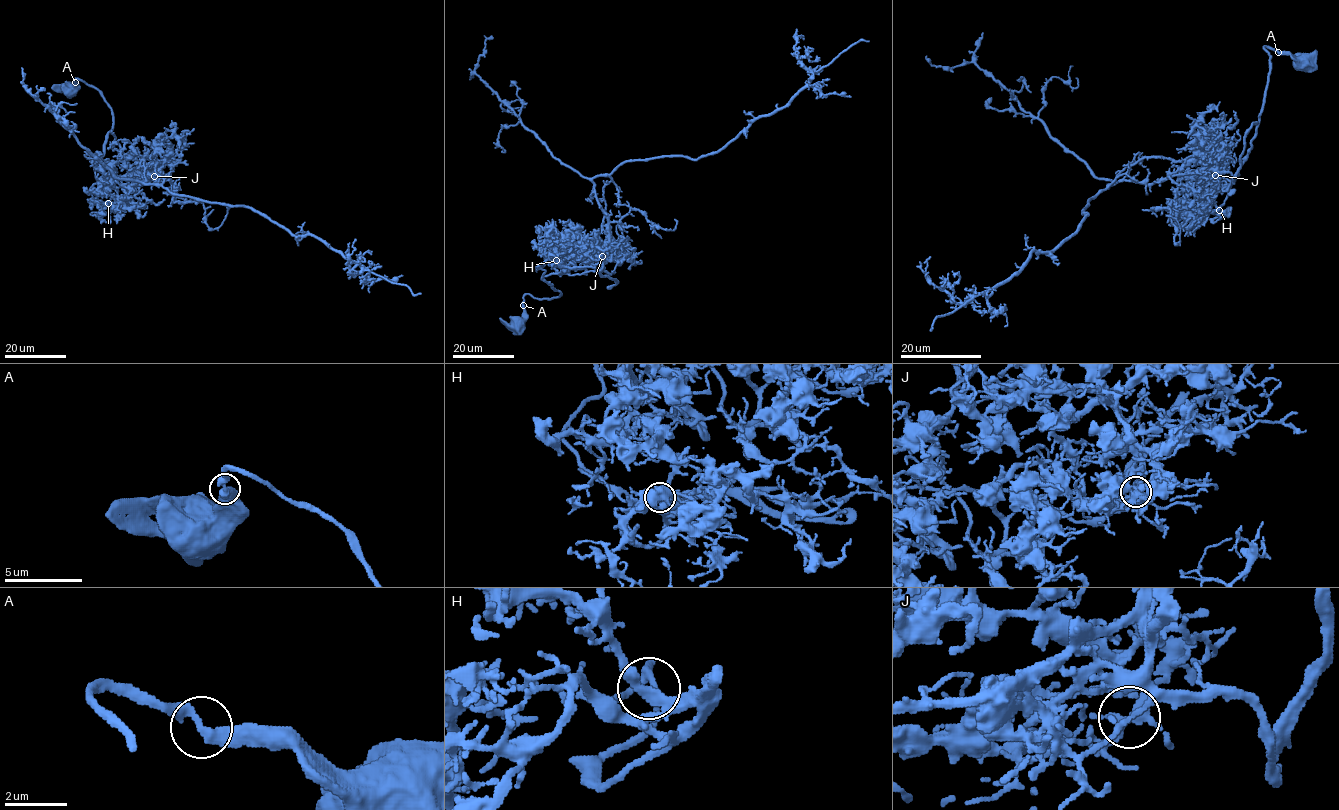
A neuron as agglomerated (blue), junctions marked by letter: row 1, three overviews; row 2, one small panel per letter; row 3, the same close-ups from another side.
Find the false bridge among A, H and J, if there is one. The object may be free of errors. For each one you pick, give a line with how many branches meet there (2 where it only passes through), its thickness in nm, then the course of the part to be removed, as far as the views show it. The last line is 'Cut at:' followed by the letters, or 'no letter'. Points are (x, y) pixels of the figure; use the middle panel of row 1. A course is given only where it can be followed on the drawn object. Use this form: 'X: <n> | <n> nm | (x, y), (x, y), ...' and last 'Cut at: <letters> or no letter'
J: 2 | 180 nm | (602, 256), (609, 220), (594, 178), (626, 161), (713, 154), (784, 107), (839, 54), (868, 41)
Cut at: J

